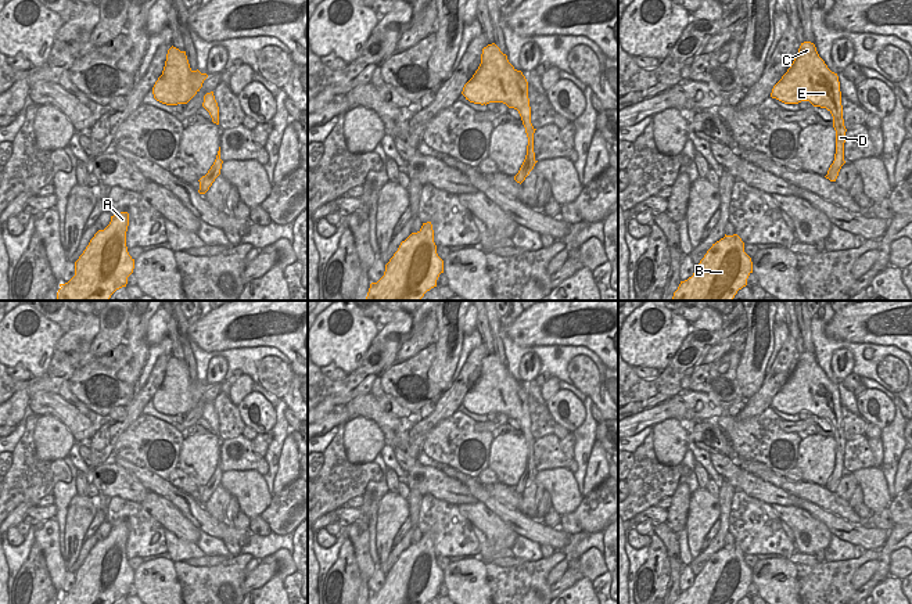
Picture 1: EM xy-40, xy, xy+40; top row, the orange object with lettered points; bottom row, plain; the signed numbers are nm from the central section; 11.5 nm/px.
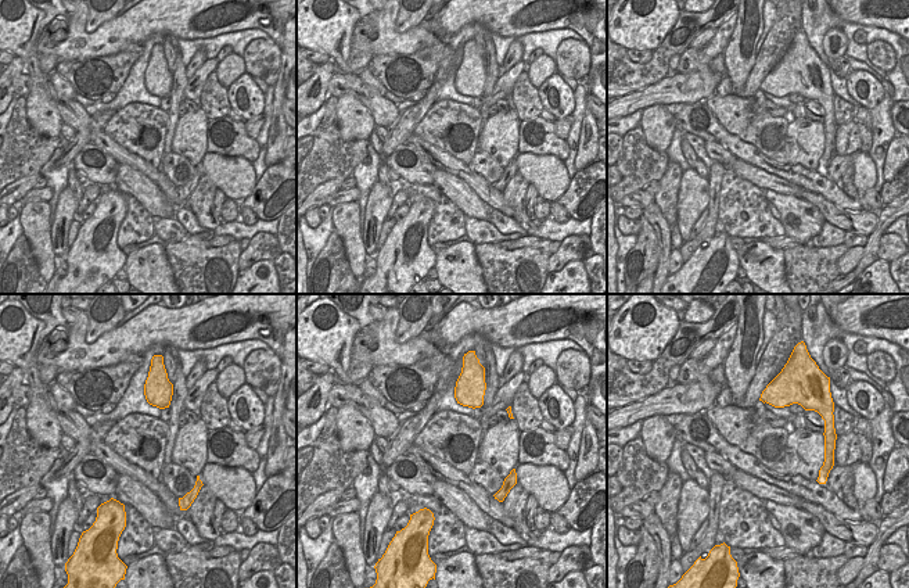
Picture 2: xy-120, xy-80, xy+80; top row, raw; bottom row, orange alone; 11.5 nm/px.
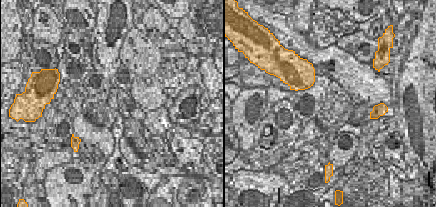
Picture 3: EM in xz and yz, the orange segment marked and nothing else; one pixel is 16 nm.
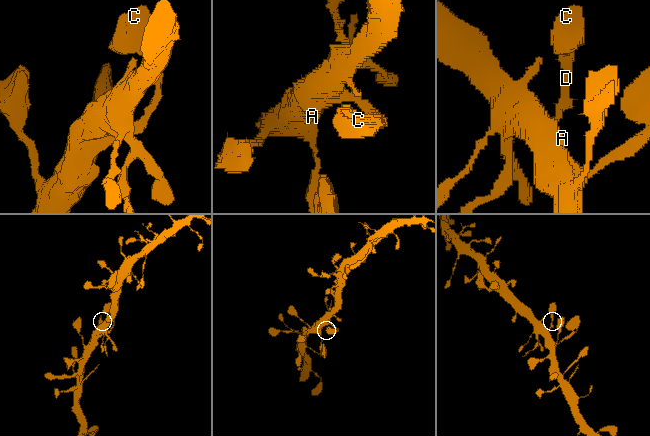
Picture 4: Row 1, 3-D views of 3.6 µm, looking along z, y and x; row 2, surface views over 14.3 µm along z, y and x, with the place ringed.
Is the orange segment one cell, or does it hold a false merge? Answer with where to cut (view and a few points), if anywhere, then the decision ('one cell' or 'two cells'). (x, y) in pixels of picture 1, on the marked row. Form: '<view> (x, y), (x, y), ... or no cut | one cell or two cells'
no cut | one cell

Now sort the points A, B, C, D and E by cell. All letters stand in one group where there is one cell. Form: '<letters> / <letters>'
A B C D E

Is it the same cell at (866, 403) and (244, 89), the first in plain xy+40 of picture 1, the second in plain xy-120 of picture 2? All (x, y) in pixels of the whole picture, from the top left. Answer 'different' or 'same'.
same

